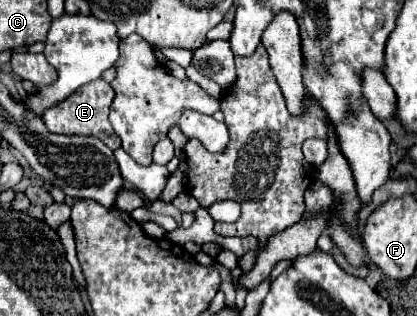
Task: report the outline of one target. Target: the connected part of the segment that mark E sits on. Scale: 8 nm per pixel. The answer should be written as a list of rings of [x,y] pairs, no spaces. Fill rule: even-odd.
[[[93,80],[85,86],[81,86],[77,92],[73,92],[67,100],[59,102],[57,106],[49,108],[43,114],[43,122],[53,134],[67,134],[67,136],[95,136],[103,140],[111,150],[121,148],[119,136],[113,132],[107,116],[109,116],[109,106],[113,102],[113,88],[105,80]]]

